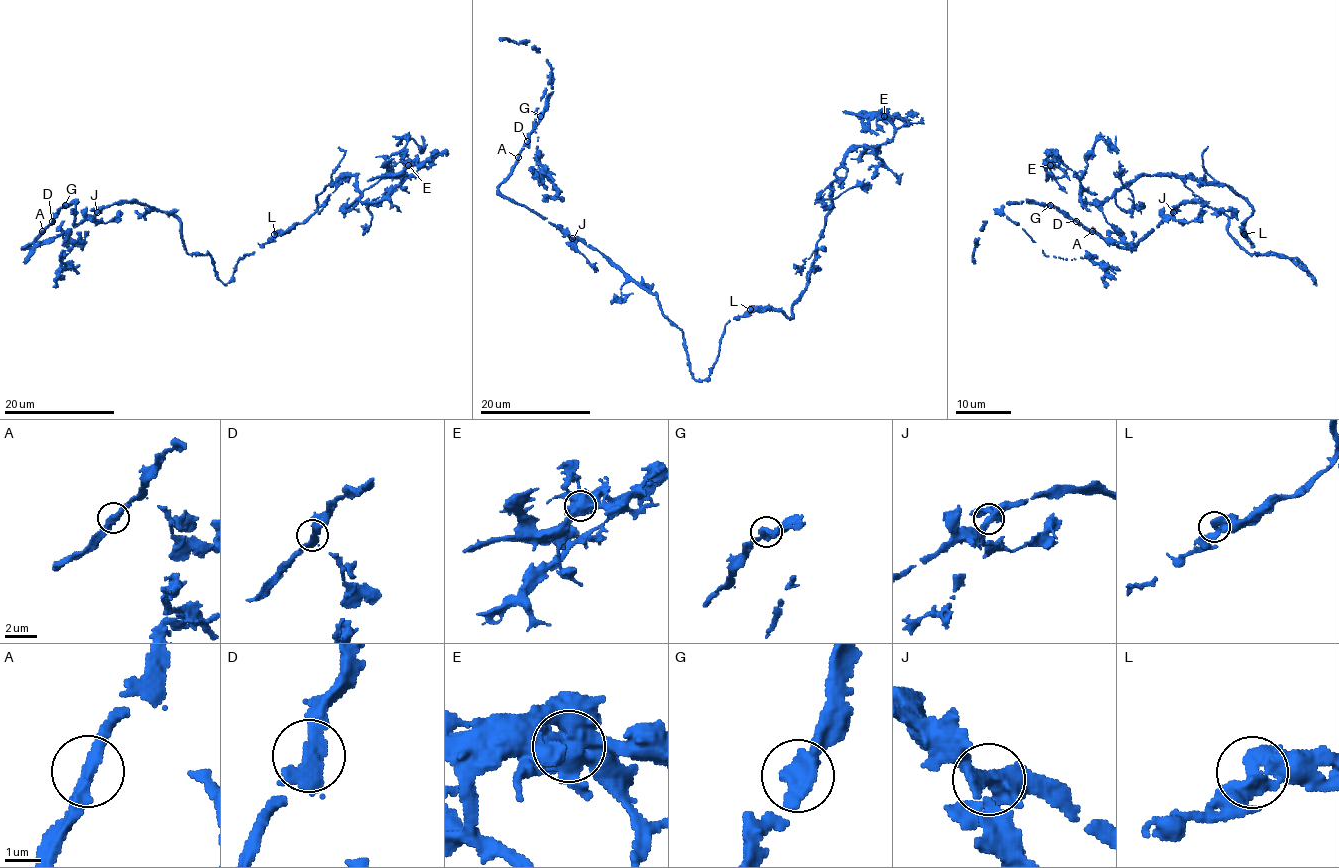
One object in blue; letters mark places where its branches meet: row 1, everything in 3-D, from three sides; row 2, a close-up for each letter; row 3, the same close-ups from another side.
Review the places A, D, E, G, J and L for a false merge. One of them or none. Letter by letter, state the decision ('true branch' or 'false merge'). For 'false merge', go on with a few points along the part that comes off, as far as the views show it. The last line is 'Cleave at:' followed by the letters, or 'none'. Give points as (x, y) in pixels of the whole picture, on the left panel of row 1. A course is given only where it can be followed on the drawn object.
A: true branch
D: true branch
E: false merge | (408, 164), (395, 177), (389, 163), (394, 159)
G: true branch
J: true branch
L: true branch
Cleave at: E

